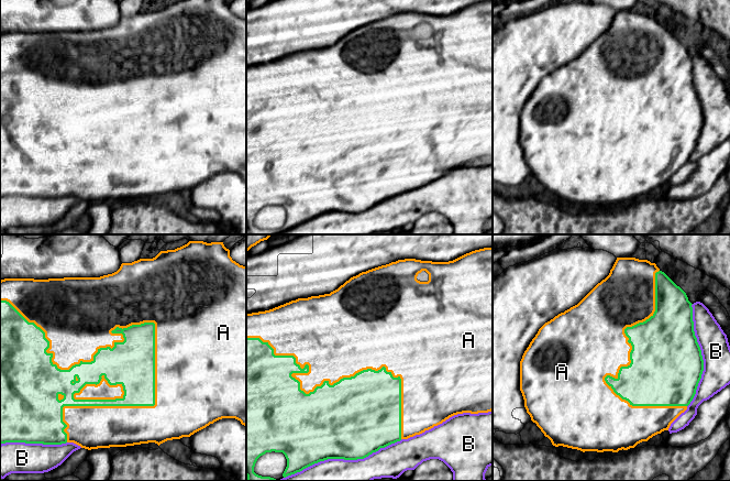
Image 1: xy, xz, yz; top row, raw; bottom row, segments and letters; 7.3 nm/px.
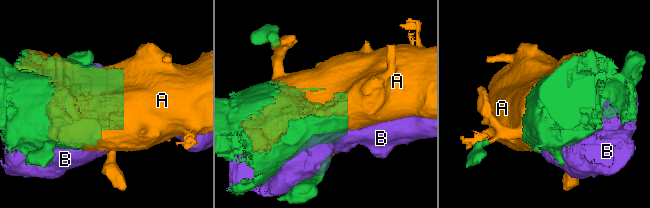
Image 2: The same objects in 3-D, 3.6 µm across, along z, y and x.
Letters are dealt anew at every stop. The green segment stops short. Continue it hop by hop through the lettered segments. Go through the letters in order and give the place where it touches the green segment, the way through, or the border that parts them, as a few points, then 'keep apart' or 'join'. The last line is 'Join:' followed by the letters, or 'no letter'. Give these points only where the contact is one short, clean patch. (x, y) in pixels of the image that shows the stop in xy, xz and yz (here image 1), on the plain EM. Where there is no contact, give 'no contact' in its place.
A: contact xy (118, 96); join
B: contact xz (342, 211); keep apart
Join: A

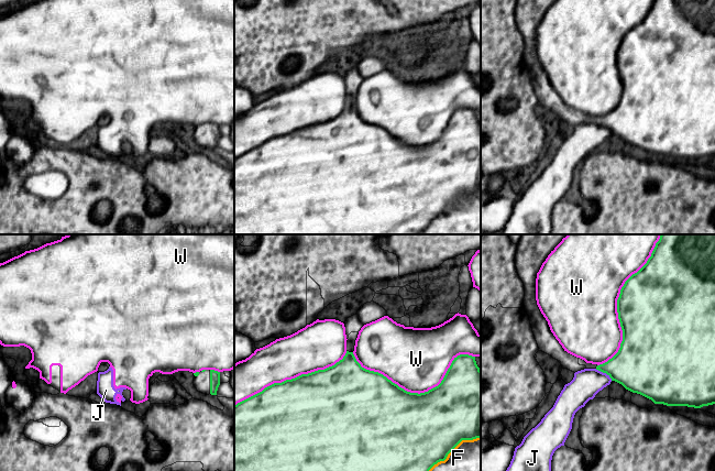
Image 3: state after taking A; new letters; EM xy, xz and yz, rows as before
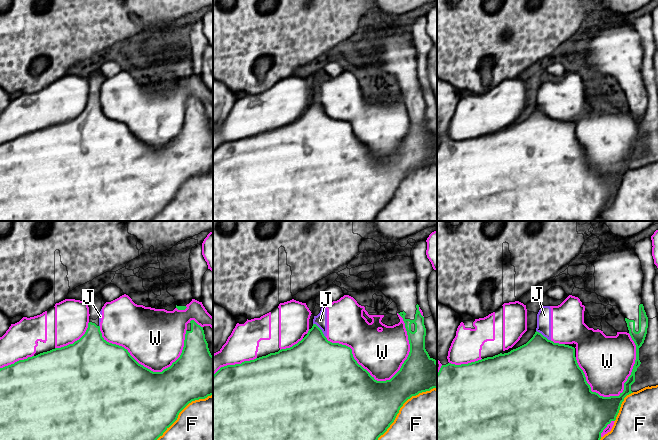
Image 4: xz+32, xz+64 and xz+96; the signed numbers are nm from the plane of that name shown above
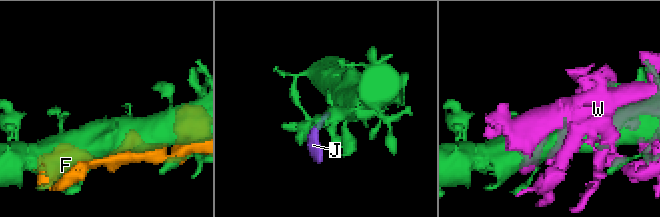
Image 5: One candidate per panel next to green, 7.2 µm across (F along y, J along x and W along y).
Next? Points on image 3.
F: contact xz (448, 207); keep apart
J: contact yz (604, 126); border yz (595, 122), (604, 126), (612, 133); keep apart
W: contact xz (416, 146); keep apart
Join: no letter

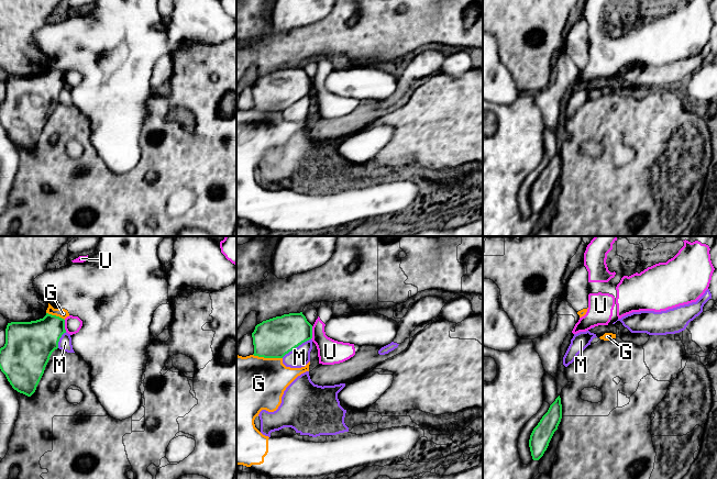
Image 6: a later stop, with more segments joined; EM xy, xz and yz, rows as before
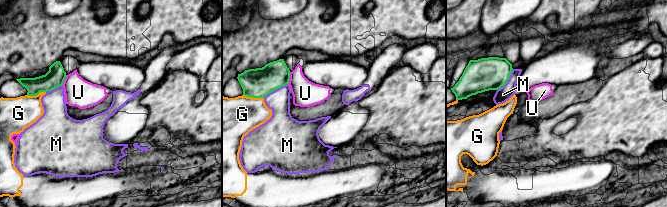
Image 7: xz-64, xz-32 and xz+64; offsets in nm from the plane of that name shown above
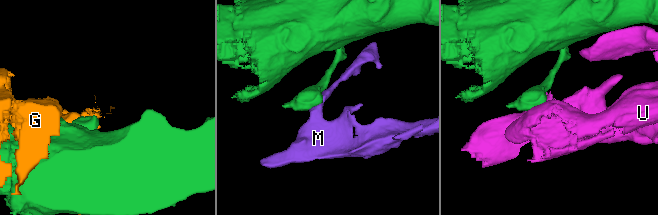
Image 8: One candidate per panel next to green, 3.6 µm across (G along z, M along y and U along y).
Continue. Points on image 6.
G: contact xz (267, 111); keep apart
M: contact xz (296, 100); border xz (310, 92), (282, 111); keep apart
U: contact xz (311, 87); keep apart
Join: no letter

